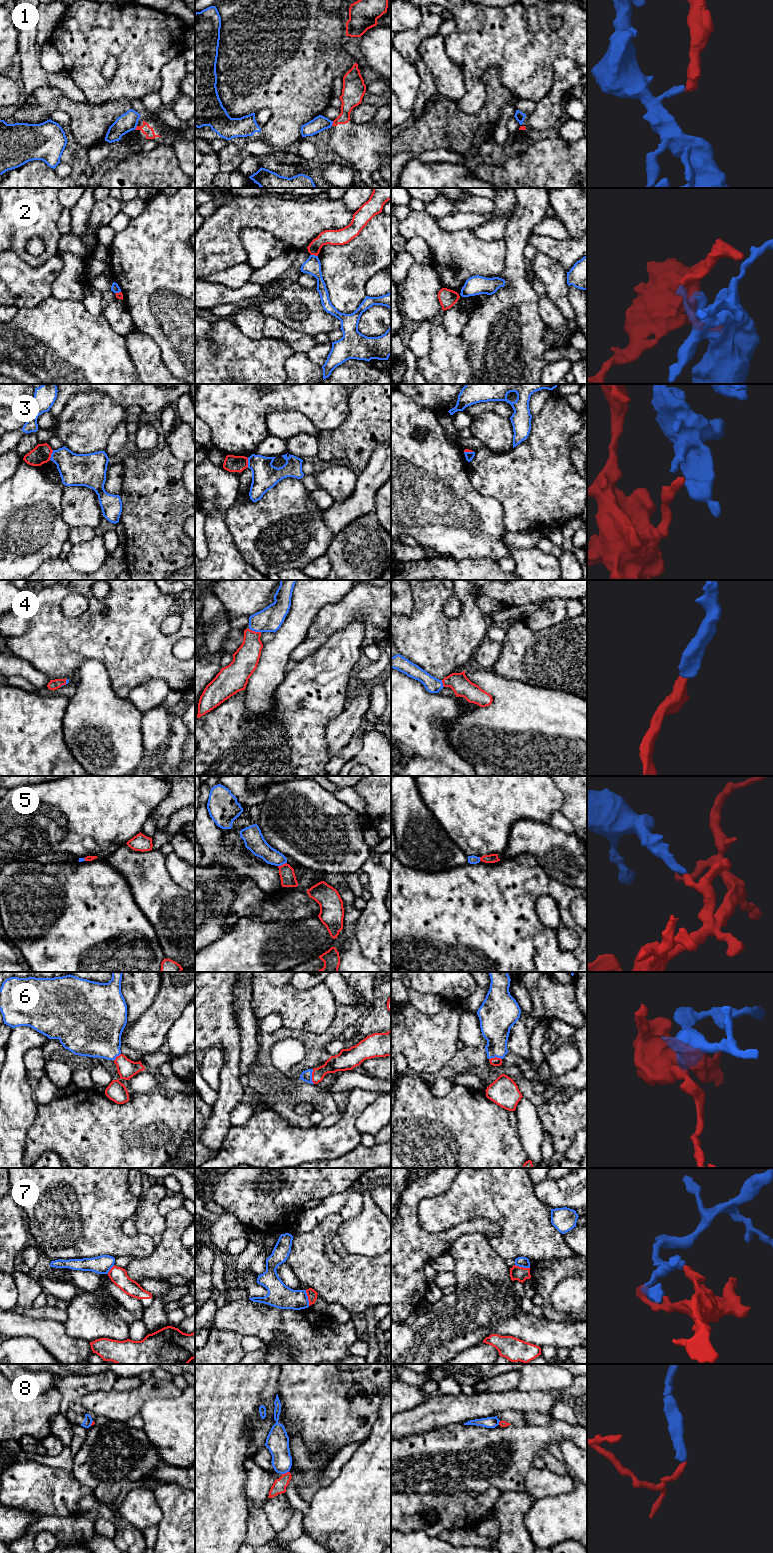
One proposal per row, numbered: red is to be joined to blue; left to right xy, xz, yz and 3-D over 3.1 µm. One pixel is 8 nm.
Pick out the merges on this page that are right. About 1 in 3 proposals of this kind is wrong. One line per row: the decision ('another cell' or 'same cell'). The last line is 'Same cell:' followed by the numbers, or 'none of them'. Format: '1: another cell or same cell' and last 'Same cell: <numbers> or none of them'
1: another cell
2: another cell
3: another cell
4: same cell
5: another cell
6: same cell
7: another cell
8: another cell
Same cell: 4, 6

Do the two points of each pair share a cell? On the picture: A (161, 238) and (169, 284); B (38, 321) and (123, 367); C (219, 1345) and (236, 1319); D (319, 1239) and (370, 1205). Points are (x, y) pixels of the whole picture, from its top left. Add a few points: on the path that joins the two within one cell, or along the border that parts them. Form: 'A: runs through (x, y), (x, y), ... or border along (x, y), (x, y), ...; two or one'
A: runs through (161, 249), (161, 273); one
B: runs through (59, 342), (84, 367), (102, 367); one
C: border along (213, 1327), (234, 1330), (242, 1336); two
D: border along (344, 1220), (336, 1233); two

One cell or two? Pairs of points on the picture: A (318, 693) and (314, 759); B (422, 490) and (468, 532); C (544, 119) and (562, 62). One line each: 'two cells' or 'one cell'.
A: one cell
B: one cell
C: one cell

